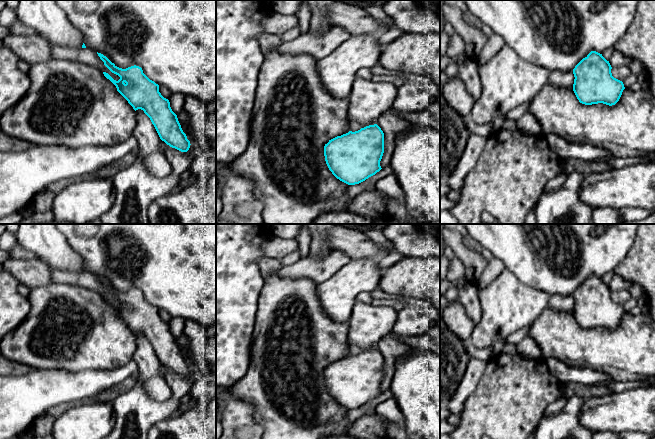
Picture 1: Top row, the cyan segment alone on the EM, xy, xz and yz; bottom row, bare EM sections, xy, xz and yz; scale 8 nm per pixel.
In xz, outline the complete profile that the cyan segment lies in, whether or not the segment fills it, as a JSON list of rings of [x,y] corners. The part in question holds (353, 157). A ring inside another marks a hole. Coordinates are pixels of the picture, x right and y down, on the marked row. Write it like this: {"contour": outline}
{"contour": [[[377,125],[337,136],[324,146],[326,164],[332,174],[348,184],[359,184],[382,168],[384,133]]]}

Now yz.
{"contour": [[[591,51],[573,69],[573,91],[580,103],[615,105],[625,89],[622,81],[614,78],[611,65],[602,54]]]}

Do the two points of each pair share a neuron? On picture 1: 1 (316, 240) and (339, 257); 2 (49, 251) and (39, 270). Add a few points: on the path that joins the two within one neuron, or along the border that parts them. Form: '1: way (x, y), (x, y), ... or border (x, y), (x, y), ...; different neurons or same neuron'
1: border (330, 250), (325, 255), (315, 257), (309, 255); different neurons
2: border (36, 257), (51, 269); different neurons

